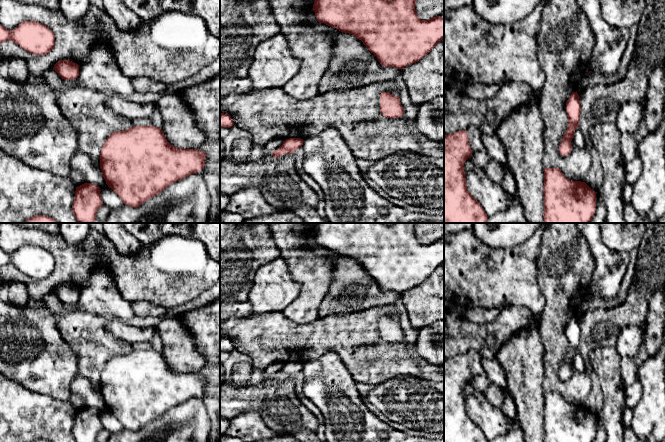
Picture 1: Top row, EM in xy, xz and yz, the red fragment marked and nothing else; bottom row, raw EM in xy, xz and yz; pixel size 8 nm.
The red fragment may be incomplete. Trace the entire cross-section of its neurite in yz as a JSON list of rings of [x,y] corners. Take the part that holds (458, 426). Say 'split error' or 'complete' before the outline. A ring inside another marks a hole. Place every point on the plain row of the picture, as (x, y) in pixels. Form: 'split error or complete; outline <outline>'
complete; outline [[[466,354],[444,359],[444,442],[488,442],[467,413],[464,387],[471,380]]]

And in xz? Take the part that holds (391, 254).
complete; outline [[[315,223],[318,246],[354,259],[384,291],[403,293],[421,284],[444,262],[444,242],[421,244],[415,236],[416,223]]]

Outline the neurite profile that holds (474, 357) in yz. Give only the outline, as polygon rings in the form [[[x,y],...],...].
[[[470,350],[466,353],[469,363],[469,369],[471,371],[472,377],[484,372],[481,365],[483,356],[476,350]]]

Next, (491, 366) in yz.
[[[483,357],[481,365],[489,380],[507,392],[507,377],[497,358]]]

